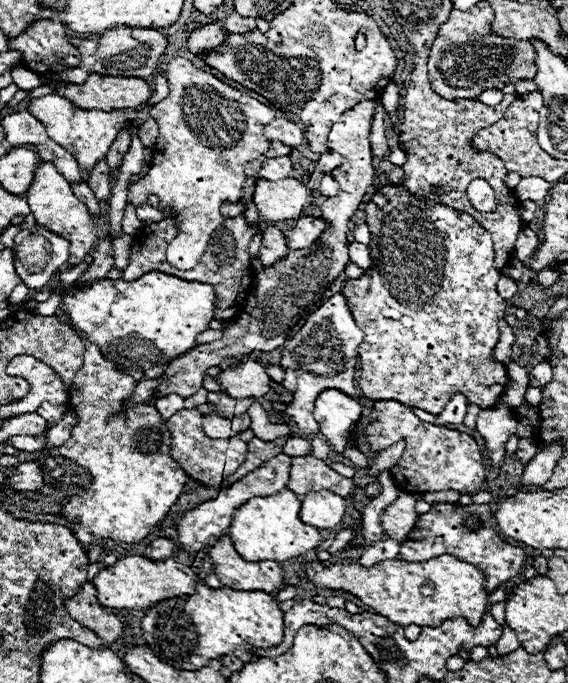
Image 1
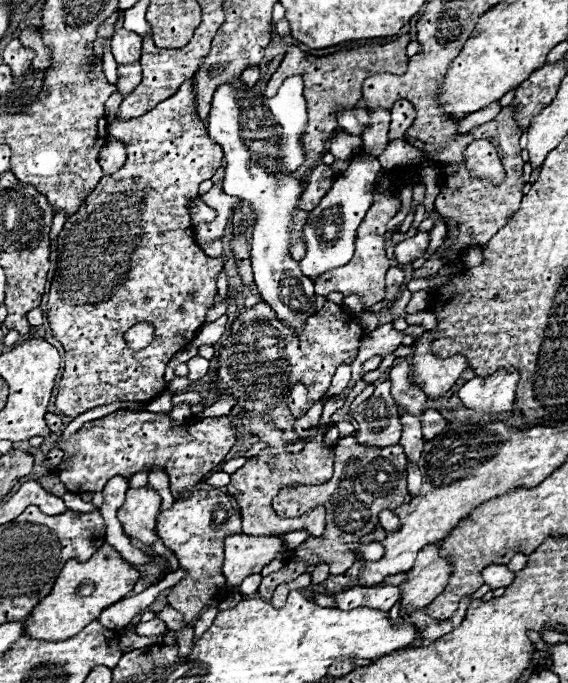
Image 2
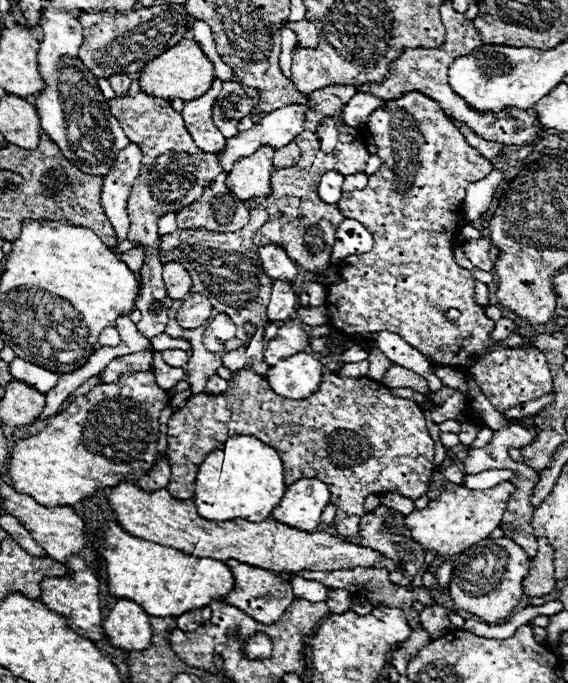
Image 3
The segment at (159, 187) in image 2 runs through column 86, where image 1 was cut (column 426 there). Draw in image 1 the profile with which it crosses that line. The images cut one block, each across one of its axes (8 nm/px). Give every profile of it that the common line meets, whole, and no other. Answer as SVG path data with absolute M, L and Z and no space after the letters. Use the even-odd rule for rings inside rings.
M402 184L382 186L364 206L364 214L372 238L368 244L372 266L360 278L346 278L340 290L364 332L364 342L358 346L362 396L398 400L434 416L454 394L464 394L468 404L480 408L494 406L510 376L506 366L494 358L498 320L506 312L506 300L496 292L500 270L494 266L494 244L488 232L472 216L430 198L412 196Z

